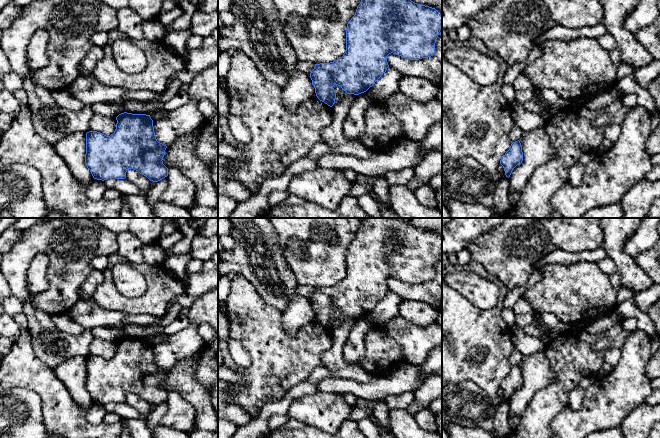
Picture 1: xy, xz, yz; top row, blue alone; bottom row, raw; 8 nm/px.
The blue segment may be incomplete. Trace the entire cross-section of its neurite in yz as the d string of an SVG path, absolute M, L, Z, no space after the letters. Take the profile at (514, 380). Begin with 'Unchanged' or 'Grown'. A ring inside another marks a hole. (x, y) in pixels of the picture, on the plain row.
Unchanged. M520 365L513 366L509 374L502 380L500 388L503 390L506 401L510 401L513 393L523 385L523 376Z

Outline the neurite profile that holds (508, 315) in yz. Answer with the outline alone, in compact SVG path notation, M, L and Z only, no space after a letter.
M512 307L503 308L502 318L510 328L513 329L513 327L516 325L516 317L515 317Z

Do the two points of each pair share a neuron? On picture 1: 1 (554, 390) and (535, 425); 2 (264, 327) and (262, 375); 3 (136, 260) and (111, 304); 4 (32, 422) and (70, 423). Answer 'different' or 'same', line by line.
1: same
2: same
3: different
4: different

